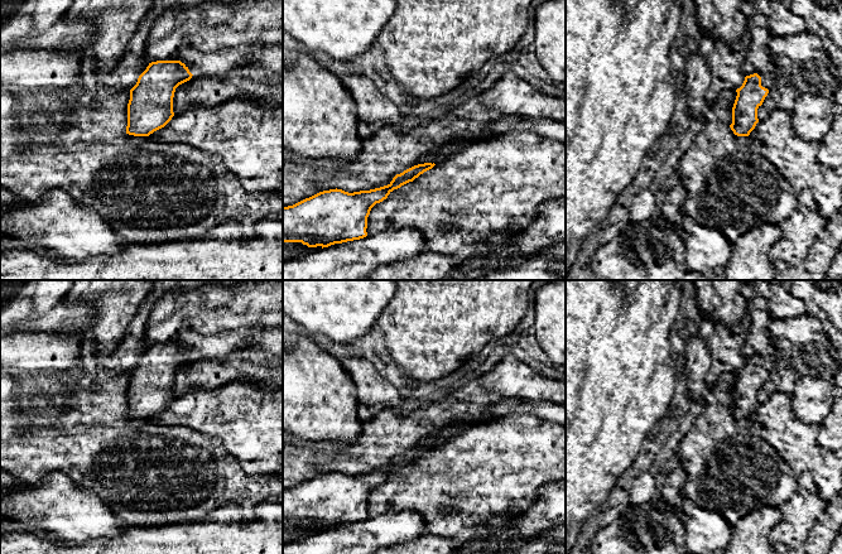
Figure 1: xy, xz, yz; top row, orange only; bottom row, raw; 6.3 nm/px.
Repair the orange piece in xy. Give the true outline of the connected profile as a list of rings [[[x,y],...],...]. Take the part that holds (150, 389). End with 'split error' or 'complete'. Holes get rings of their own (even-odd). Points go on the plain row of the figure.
[[[181,343],[149,346],[130,372],[126,416],[149,419],[164,410],[174,399],[175,371],[189,363],[192,358]]] | complete

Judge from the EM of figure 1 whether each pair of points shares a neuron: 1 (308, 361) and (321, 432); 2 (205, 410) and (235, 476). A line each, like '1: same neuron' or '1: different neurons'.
1: same neuron
2: different neurons

